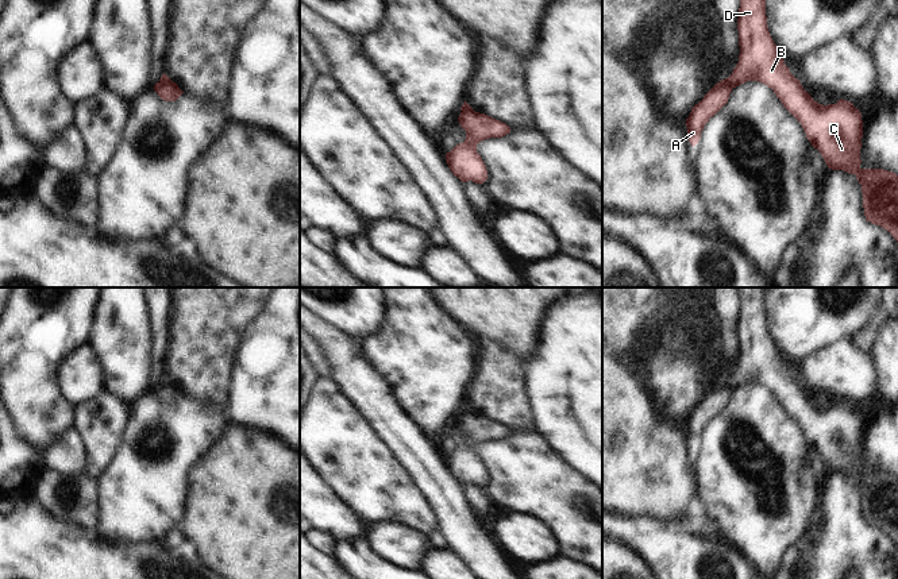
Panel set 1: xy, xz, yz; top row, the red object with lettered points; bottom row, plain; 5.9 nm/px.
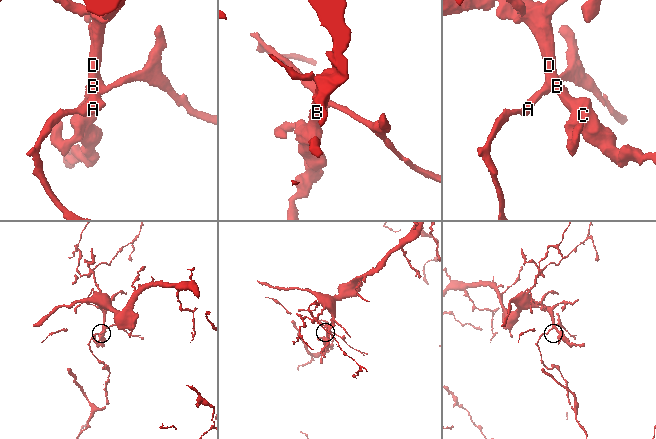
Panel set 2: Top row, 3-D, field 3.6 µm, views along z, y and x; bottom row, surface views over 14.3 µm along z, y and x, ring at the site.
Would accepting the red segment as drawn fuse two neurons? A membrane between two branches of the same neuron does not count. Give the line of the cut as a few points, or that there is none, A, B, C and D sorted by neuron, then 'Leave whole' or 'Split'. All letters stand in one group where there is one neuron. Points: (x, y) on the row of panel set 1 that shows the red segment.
Split along yz (725, 78), (732, 88). Groups: A / B C D. Split.

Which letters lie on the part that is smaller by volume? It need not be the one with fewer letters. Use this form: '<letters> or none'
A

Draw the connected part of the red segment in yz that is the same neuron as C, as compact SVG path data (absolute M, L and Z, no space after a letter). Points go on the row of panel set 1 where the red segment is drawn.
M740 0L739 19L739 62L733 69L732 74L727 78L732 88L736 88L747 81L759 81L774 90L776 97L781 100L783 107L801 123L806 138L814 148L820 151L826 166L832 170L843 170L849 174L855 174L859 184L862 185L863 193L863 208L866 220L880 225L889 231L893 238L898 242L898 175L893 171L883 169L862 169L860 163L860 148L863 138L863 120L862 113L853 107L851 101L840 99L836 104L822 105L813 100L813 97L803 89L799 80L797 80L790 69L785 65L783 55L774 43L766 16L766 0Z

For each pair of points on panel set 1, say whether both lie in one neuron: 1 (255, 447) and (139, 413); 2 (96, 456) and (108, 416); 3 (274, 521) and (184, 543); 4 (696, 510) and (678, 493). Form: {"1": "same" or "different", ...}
{"1": "different", "2": "same", "3": "different", "4": "different"}

